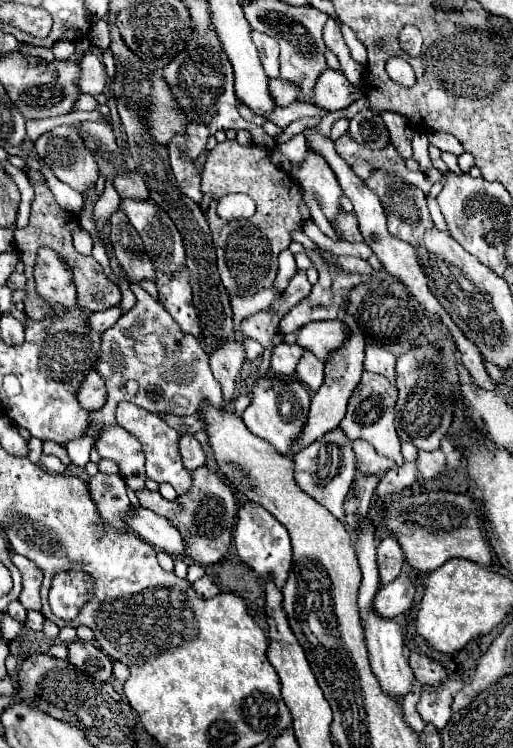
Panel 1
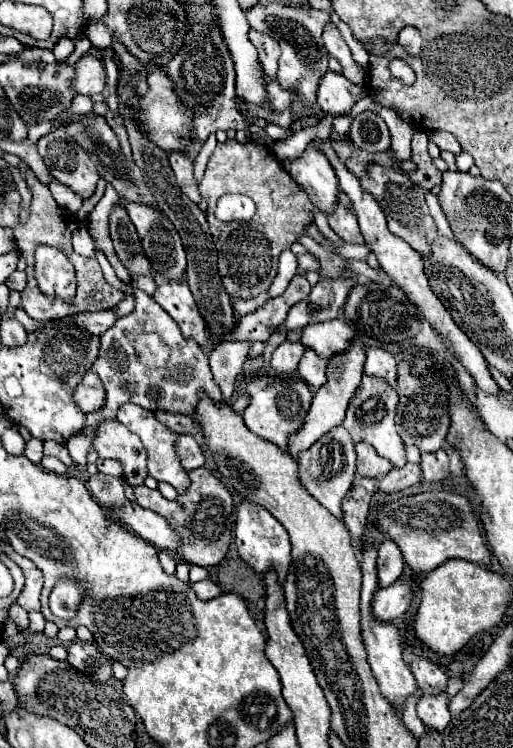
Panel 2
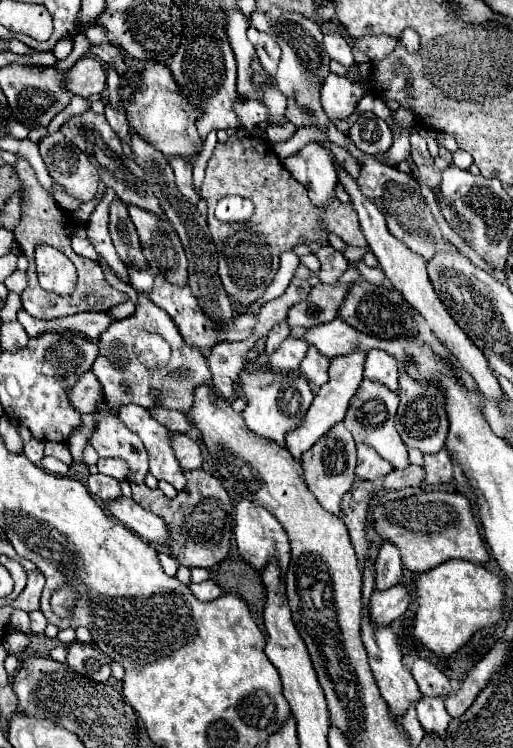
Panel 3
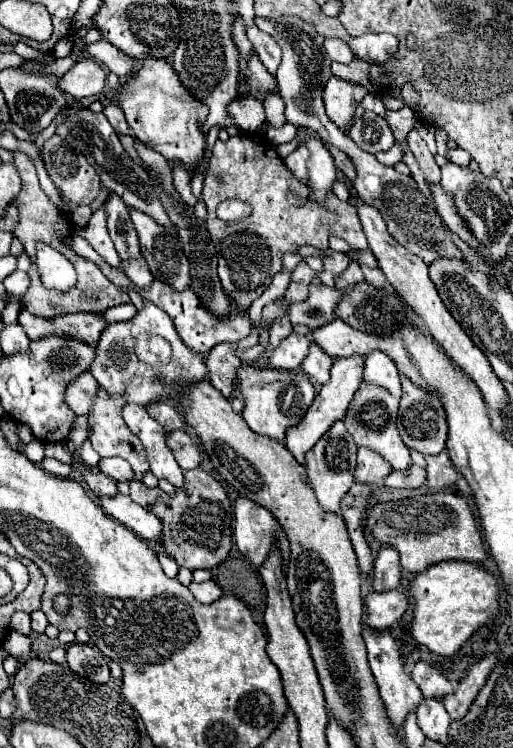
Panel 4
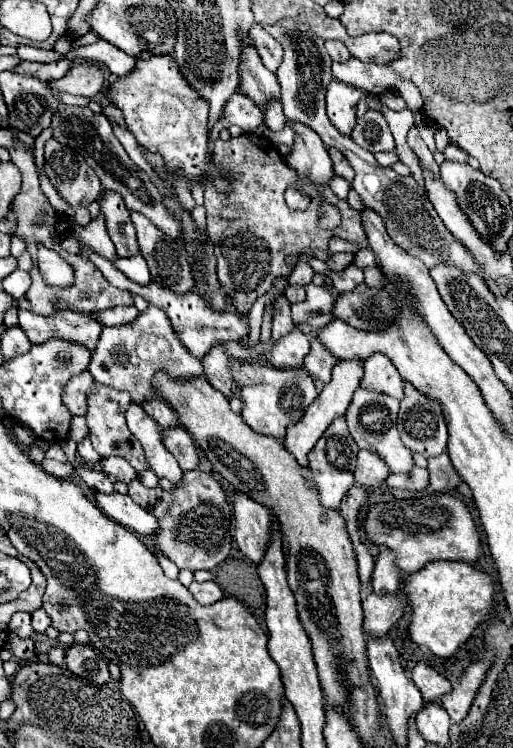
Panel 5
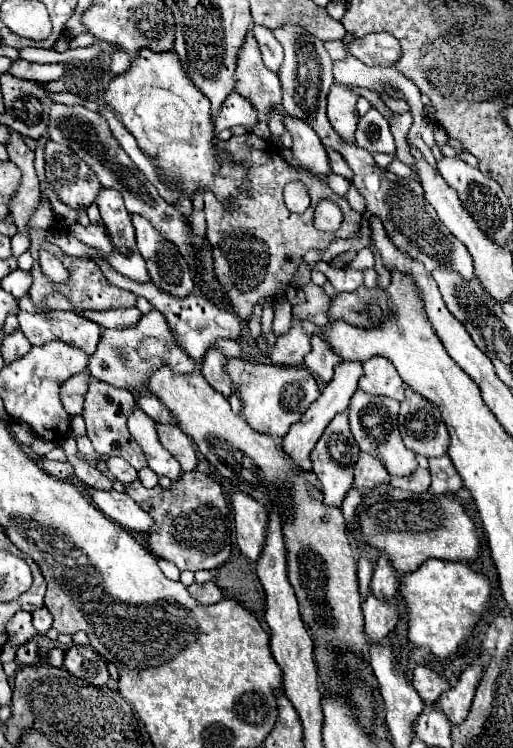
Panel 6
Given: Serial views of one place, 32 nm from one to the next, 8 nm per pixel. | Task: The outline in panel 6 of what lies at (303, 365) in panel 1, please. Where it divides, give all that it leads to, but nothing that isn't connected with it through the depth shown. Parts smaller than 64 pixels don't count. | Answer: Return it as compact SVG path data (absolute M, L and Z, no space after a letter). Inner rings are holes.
M318 332L312 334L312 350L304 358L304 366L308 368L308 372L314 374L322 382L330 382L332 380L332 372L334 372L334 366L340 364L340 362L342 362L340 356L336 356L328 348L328 344L324 344L322 336Z

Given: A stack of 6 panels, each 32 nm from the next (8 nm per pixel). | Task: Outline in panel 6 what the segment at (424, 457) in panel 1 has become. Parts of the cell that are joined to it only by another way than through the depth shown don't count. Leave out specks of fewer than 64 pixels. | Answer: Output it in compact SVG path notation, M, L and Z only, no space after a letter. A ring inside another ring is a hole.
M444 454L440 458L430 458L430 474L432 474L432 484L430 490L434 494L444 494L444 492L458 492L462 486L462 480L452 466L450 458Z

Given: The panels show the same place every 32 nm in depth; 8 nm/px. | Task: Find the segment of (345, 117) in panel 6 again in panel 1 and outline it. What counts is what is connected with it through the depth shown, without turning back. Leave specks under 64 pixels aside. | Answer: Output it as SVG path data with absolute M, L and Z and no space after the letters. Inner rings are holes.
M326 68L318 76L314 90L312 90L312 102L330 112L350 106L360 96L362 92L354 88L340 70L332 70L332 68Z

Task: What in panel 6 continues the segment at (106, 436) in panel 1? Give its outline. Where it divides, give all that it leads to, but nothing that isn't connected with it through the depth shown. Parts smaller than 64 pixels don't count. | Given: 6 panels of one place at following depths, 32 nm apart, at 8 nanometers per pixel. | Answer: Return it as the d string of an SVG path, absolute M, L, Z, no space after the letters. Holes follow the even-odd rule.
M90 380L90 388L86 392L86 402L84 402L84 420L86 420L86 428L88 428L88 438L94 444L94 450L100 456L122 456L124 460L128 460L136 470L146 468L146 458L144 452L140 448L140 444L132 438L132 434L128 432L126 426L126 416L128 412L132 412L132 408L136 406L134 396L128 390L118 390L112 388L110 384L100 384L96 380Z

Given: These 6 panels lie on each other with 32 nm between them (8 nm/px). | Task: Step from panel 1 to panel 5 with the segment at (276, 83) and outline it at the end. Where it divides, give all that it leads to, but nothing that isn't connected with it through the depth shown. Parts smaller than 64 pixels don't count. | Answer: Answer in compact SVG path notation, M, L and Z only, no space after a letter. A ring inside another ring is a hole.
M268 100L264 122L270 130L282 130L286 126L286 116L282 112L282 102L280 100Z

